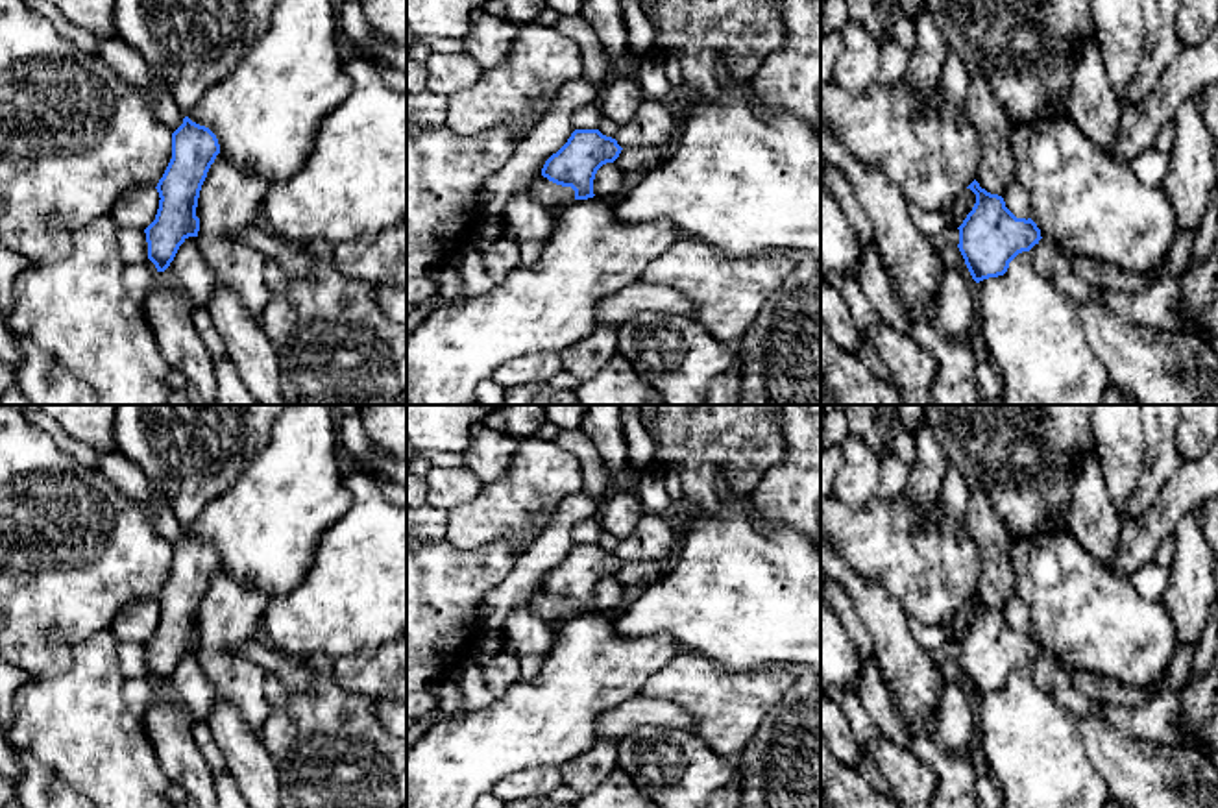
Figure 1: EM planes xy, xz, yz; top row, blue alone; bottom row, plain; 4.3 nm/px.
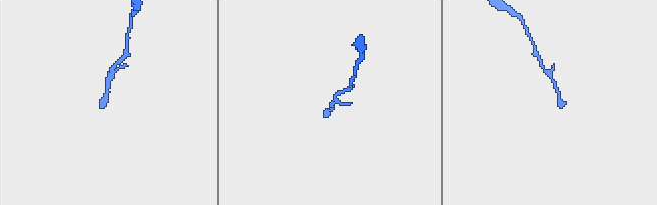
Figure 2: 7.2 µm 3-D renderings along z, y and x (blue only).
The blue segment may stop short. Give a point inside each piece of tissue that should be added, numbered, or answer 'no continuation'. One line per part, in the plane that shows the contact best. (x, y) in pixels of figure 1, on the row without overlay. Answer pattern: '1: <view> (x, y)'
1: yz (1157, 720)

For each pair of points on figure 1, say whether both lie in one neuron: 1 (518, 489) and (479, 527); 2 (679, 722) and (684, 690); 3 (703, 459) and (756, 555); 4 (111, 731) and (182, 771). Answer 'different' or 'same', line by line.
1: same
2: different
3: different
4: different

